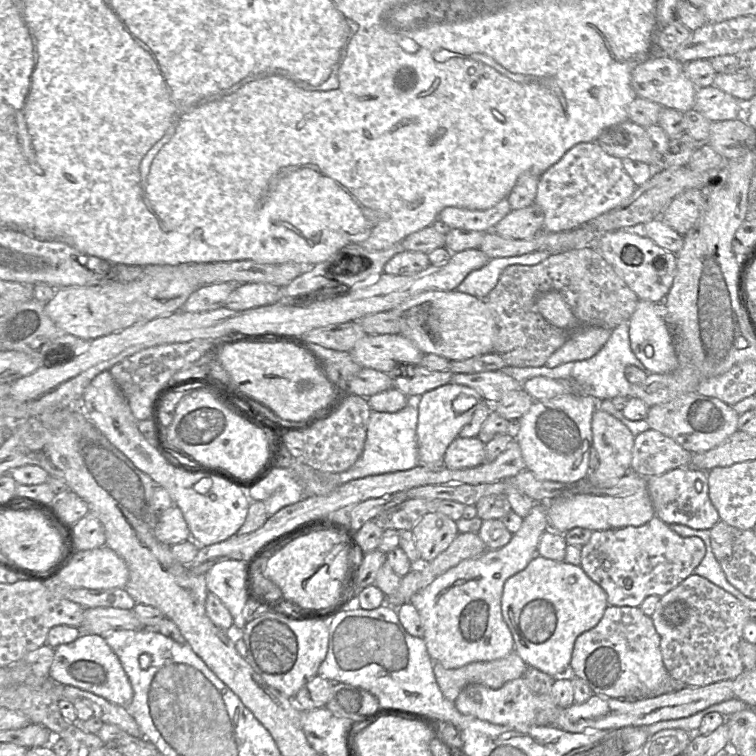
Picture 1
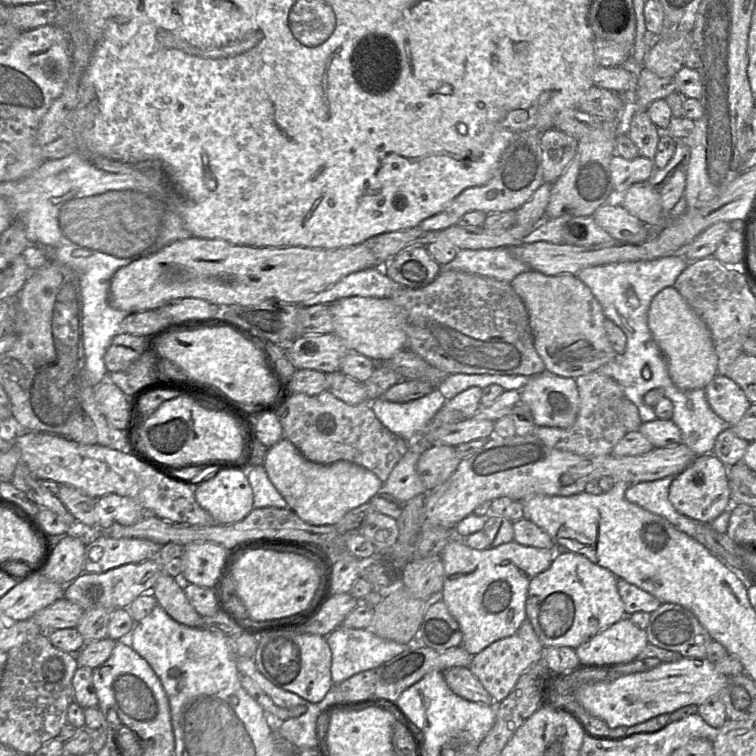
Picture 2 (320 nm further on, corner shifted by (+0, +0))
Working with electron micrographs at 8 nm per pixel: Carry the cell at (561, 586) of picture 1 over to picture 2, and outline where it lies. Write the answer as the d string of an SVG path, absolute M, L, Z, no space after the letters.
M555 554L551 565L530 581L525 604L526 618L543 646L576 649L625 617L625 605L618 592L617 581L613 572L582 554Z

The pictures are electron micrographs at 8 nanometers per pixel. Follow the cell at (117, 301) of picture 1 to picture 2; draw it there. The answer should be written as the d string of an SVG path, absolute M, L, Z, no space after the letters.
M189 237L175 241L148 257L120 268L111 279L110 304L127 312L156 310L169 301L183 298L203 299L218 307L254 305L265 300L302 304L351 273L380 266L383 269L383 264L378 264L375 254L363 242L337 249L250 247L235 245L221 239Z

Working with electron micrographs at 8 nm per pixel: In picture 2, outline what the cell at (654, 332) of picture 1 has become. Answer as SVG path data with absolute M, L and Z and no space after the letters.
M666 287L651 301L647 323L665 358L673 384L681 390L704 389L718 375L718 357L709 328L674 288Z

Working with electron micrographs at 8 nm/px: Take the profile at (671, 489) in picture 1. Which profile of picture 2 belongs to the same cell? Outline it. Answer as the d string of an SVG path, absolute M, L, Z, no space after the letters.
M712 452L697 456L686 469L675 476L669 488L669 501L682 515L699 522L711 523L733 505L728 467Z

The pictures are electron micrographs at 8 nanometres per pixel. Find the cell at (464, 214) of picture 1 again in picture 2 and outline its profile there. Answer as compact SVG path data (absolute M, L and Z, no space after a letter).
M535 129L518 132L503 152L493 177L486 184L463 190L446 208L423 220L419 227L425 231L444 230L456 225L463 215L471 211L492 214L517 210L543 183L541 132Z

